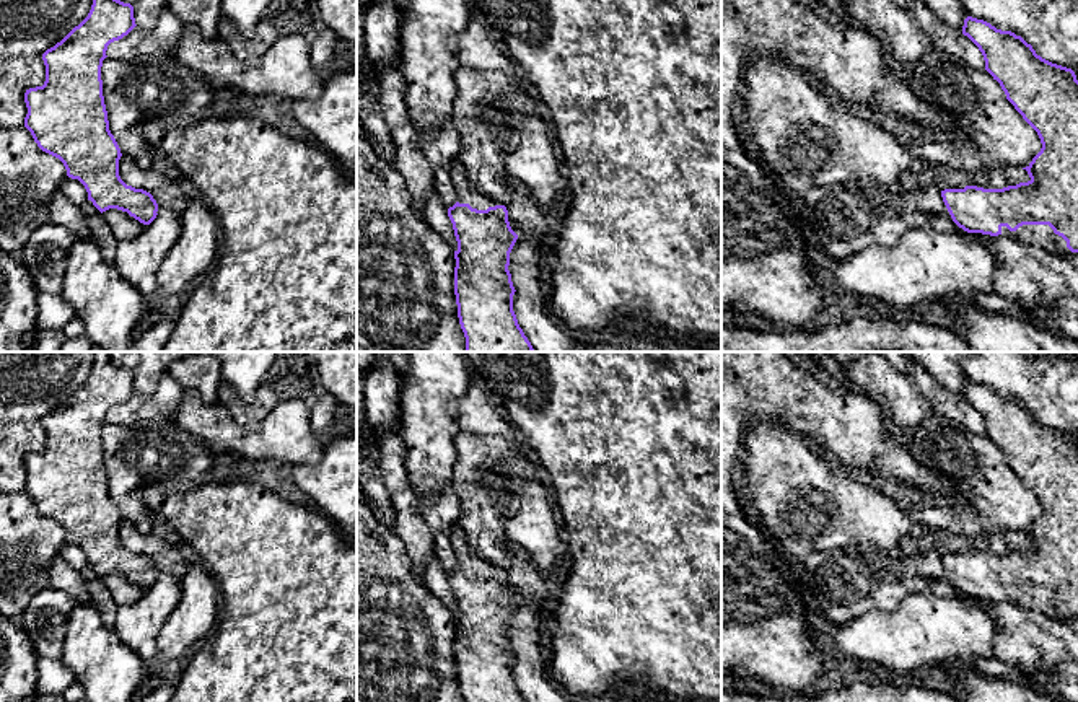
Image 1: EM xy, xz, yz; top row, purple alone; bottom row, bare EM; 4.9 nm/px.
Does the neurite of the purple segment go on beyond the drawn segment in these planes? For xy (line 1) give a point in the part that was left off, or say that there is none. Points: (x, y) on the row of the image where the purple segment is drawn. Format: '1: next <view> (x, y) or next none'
1: next none

